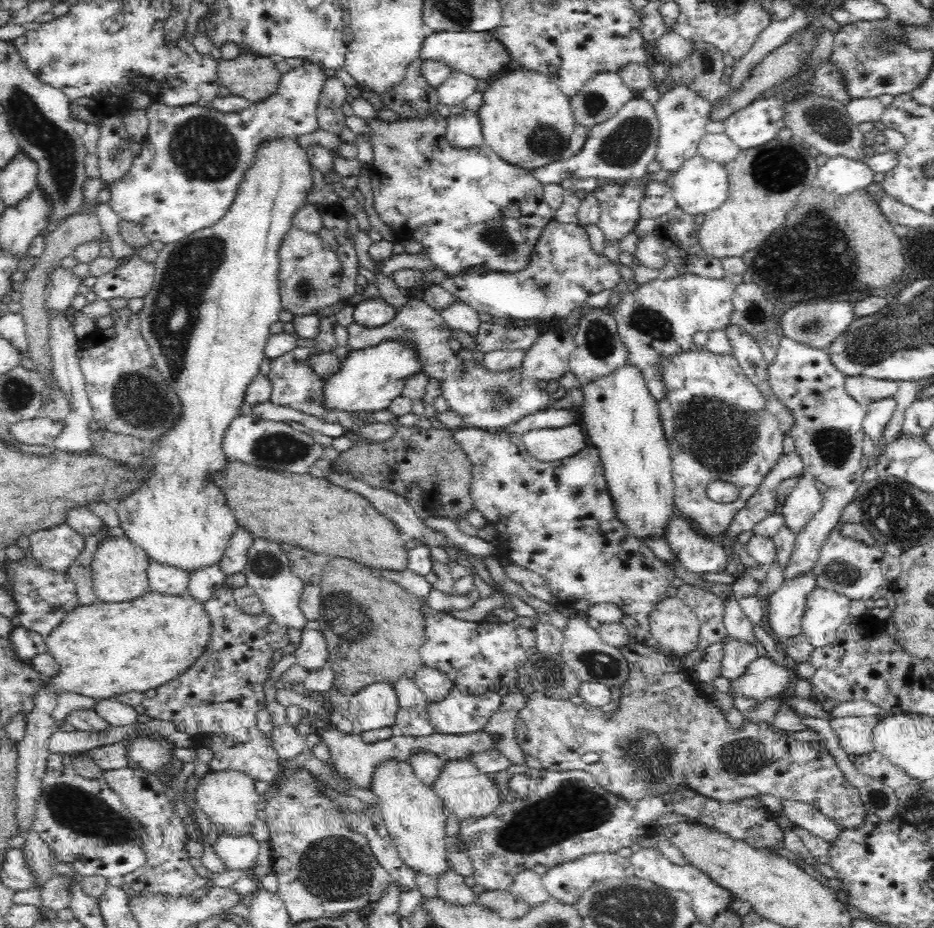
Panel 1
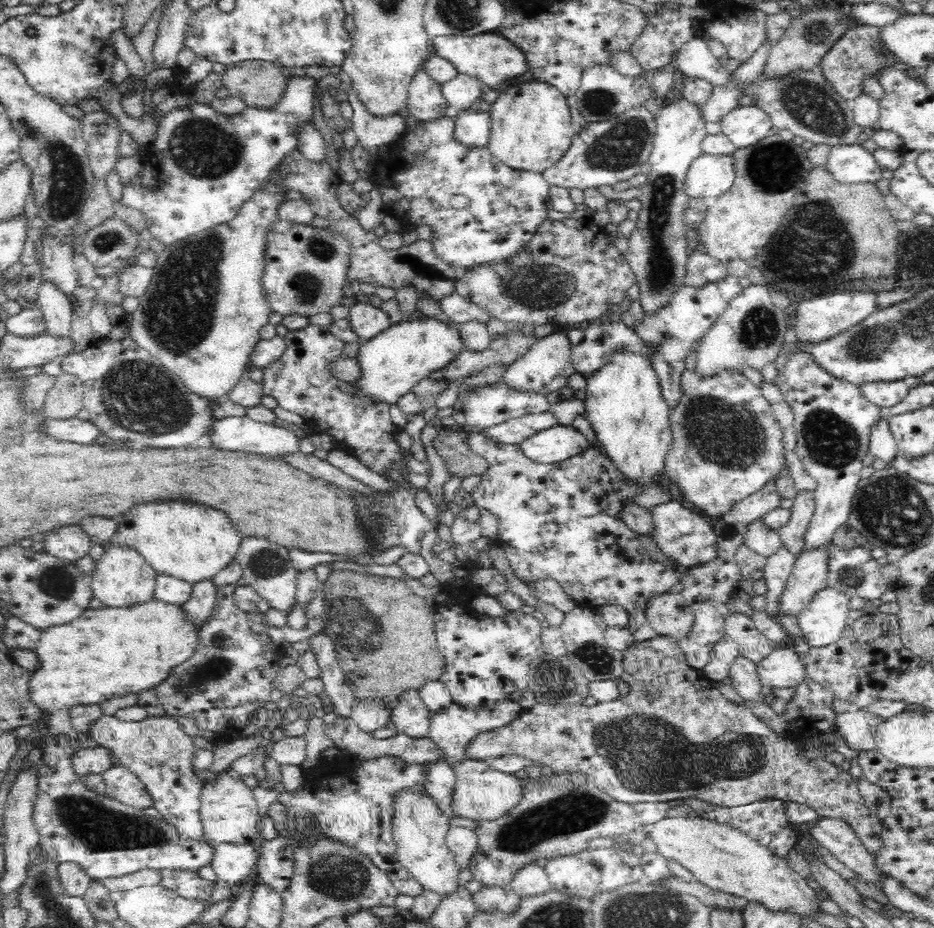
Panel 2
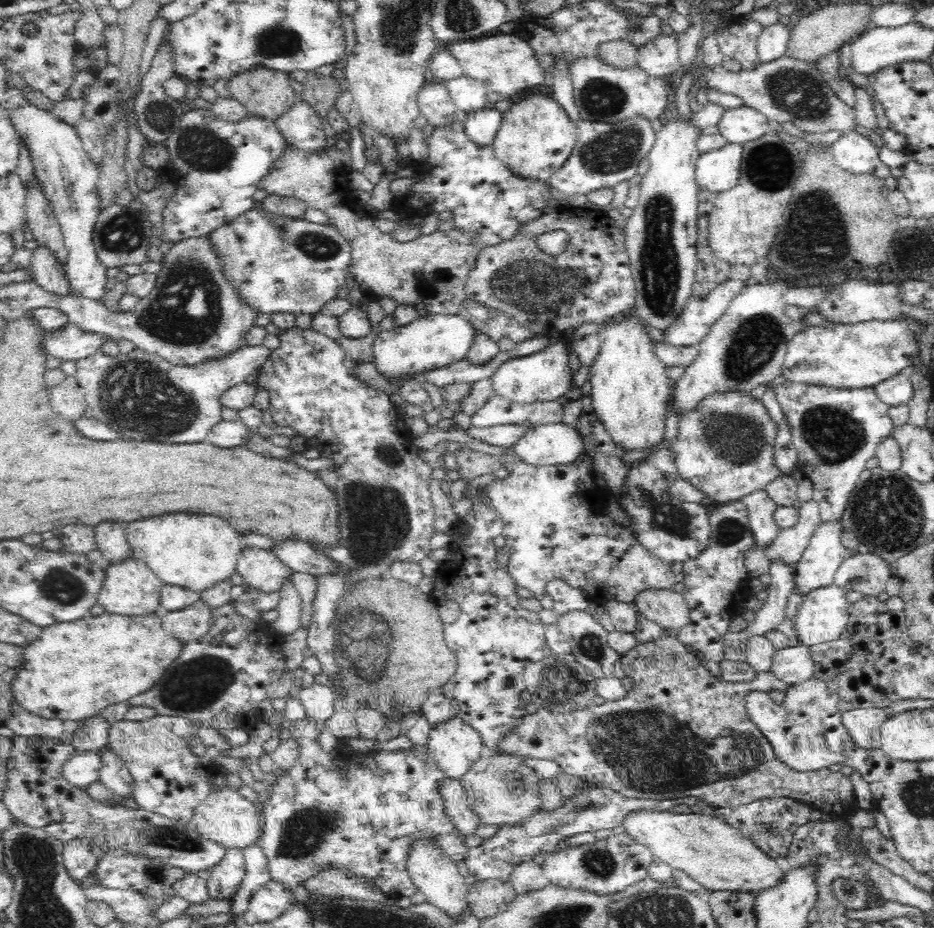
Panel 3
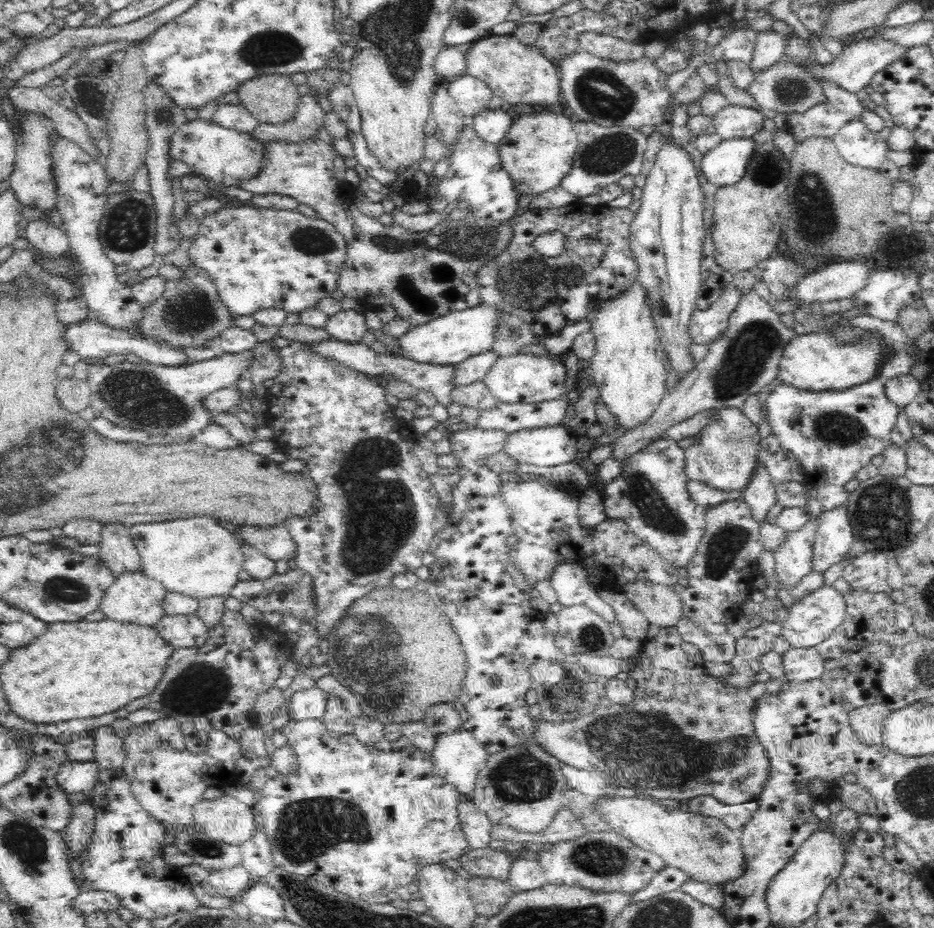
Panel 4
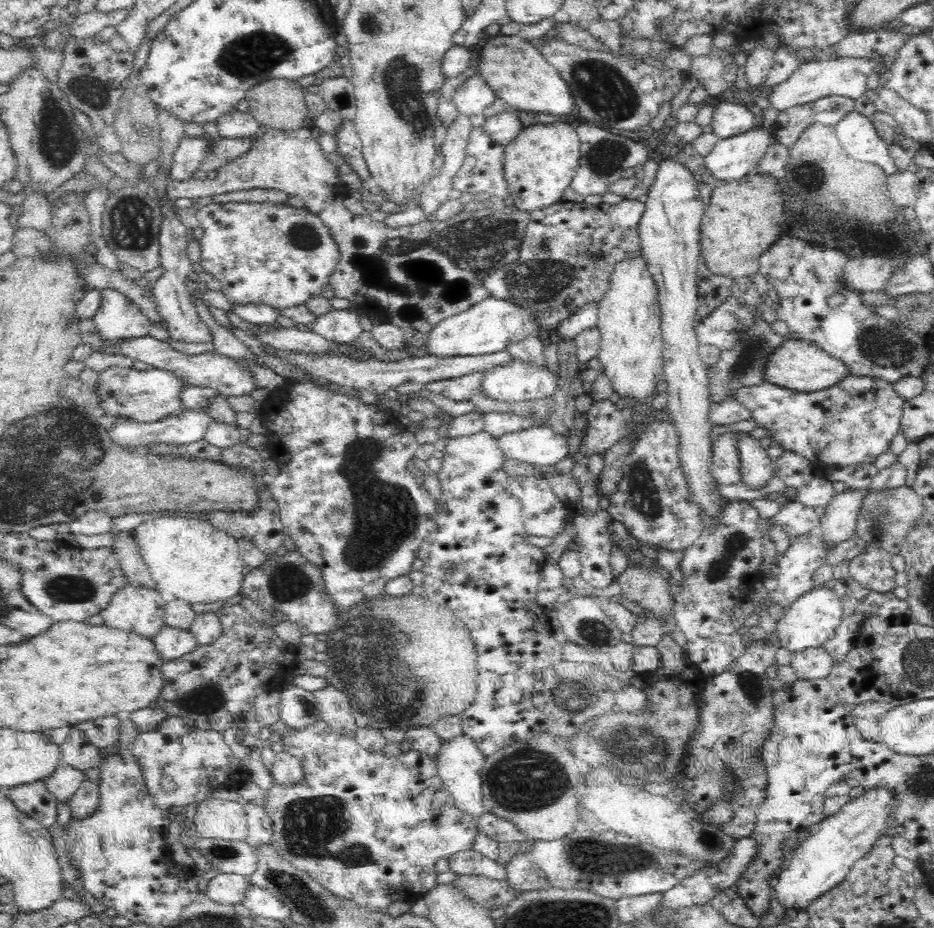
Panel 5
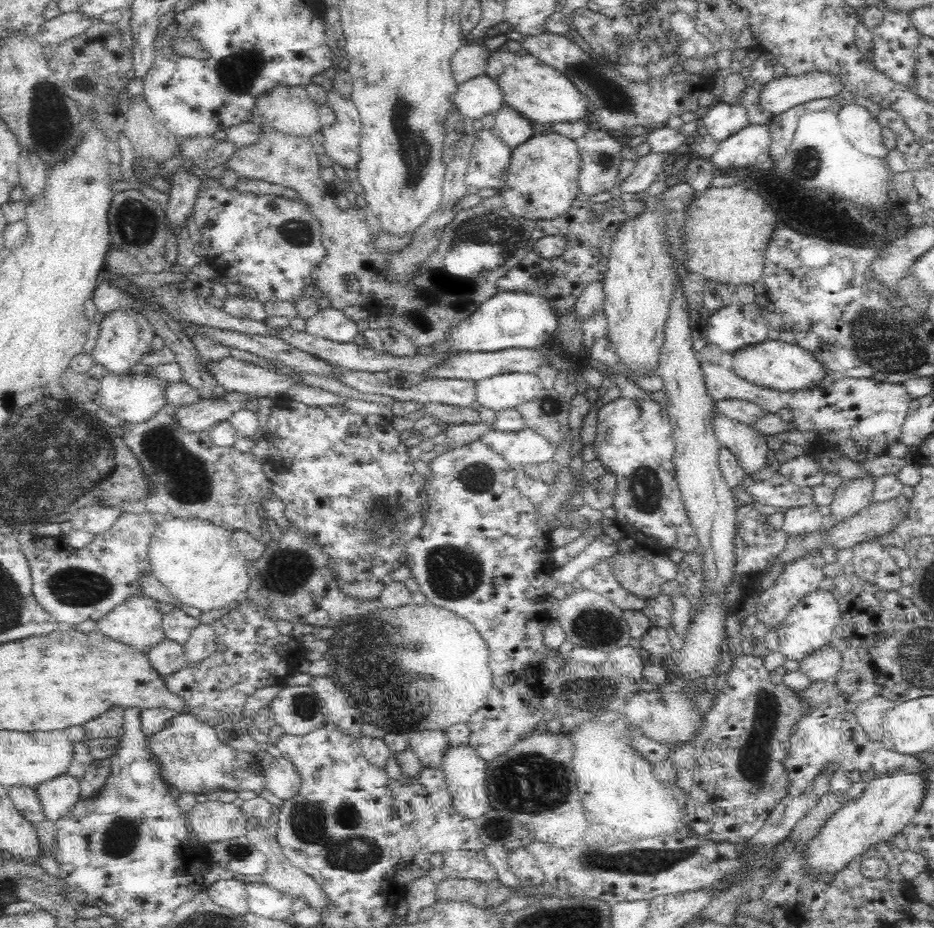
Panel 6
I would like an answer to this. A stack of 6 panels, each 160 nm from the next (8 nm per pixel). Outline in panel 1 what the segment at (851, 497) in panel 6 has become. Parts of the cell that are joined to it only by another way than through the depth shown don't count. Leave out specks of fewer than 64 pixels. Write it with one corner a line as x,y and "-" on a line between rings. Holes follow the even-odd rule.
808,570
806,574
785,580
782,586
769,596
769,632
772,632
781,650
791,636
803,632
802,620
808,594
817,587
817,576

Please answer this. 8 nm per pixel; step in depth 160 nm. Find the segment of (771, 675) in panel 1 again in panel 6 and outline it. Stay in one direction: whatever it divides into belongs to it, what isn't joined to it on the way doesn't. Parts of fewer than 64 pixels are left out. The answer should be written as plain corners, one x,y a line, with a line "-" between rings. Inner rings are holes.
831,644
814,650
806,658
799,661
799,670
806,674
813,682
829,681
841,672
842,655

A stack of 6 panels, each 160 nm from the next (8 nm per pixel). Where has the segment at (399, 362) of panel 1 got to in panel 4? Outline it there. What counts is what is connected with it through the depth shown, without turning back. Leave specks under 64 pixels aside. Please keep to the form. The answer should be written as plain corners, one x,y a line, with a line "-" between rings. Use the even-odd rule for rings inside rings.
480,303
466,310
452,311
446,316
434,318
426,324
410,328
401,336
400,347
404,357
416,362
435,365
455,365
486,350
493,350
496,340
496,326
500,324
500,309

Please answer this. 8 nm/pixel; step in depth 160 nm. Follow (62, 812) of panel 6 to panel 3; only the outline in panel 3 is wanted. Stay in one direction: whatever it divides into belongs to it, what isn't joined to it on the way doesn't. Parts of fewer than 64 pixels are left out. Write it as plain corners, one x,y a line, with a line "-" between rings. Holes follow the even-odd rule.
99,751
76,752
64,763
63,777
74,786
86,789
99,780
101,756

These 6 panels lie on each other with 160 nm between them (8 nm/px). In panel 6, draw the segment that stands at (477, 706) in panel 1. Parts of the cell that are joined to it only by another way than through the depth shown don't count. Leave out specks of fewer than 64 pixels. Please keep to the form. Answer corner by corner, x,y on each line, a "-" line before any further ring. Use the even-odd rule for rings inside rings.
469,744
462,746
450,746
444,752
442,766
440,768
446,773
448,788
453,798
453,807
464,819
478,819
480,816
490,812
490,797
488,796
488,785
486,784
486,761
477,755
477,752

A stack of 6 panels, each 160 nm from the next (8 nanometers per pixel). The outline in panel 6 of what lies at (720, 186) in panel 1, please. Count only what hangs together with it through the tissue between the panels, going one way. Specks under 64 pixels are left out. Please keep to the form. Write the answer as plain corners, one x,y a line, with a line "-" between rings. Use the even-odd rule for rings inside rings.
752,124
730,136
727,140
718,143
716,152
710,157
718,172
730,169
741,169
754,165
757,161
767,158
771,146
772,136
768,124

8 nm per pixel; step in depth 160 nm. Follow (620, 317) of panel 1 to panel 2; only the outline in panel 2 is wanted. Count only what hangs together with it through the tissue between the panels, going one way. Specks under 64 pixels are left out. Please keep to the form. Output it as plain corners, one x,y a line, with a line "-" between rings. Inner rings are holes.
726,274
722,280
704,284
704,286
688,286
680,284
670,302
652,312
645,314
637,324
634,331
642,341
650,344
656,351
648,357
648,361
654,365
654,371
660,377
662,395
670,408
676,408
682,398
682,372
685,368
685,358
691,352
691,346
702,338
708,329
716,322
716,319
727,309
729,302
741,292
738,277

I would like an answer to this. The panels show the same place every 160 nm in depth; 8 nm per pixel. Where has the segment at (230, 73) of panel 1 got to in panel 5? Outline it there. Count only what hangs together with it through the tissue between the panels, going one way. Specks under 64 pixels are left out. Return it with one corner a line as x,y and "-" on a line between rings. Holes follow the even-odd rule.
270,78
261,84
251,87
246,94
249,112
260,125
274,128
278,131
294,131
313,127
313,118
308,113
303,86
297,81
284,78

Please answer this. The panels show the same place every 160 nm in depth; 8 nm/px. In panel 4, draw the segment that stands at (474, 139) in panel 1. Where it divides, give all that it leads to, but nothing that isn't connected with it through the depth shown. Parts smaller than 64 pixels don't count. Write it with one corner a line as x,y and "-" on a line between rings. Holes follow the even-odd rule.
486,109
474,117
473,129
481,140
498,145
513,126
513,118
504,110

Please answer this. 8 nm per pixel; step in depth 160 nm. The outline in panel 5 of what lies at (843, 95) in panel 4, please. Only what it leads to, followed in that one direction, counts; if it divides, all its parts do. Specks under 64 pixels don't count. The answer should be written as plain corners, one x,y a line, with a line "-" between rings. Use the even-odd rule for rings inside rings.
826,96
818,101
805,103
781,111
771,127
771,137
784,147
792,147
802,136
806,128
813,124
838,126
838,122
854,112
855,101
842,96

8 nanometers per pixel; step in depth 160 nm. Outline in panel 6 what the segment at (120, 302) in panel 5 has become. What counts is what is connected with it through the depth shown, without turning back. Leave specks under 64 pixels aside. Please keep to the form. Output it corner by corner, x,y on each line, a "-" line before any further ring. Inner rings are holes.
116,308
99,316
100,330
96,347
91,352
95,364
103,366
112,374
131,374
135,364
151,350
155,332
150,321
140,311
131,308

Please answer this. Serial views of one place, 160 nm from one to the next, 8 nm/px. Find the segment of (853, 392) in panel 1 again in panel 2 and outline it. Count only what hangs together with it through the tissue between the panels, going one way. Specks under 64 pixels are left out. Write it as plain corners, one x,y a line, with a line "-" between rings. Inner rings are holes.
903,380
864,382
858,387
867,401
879,406
882,410
902,402
911,389

